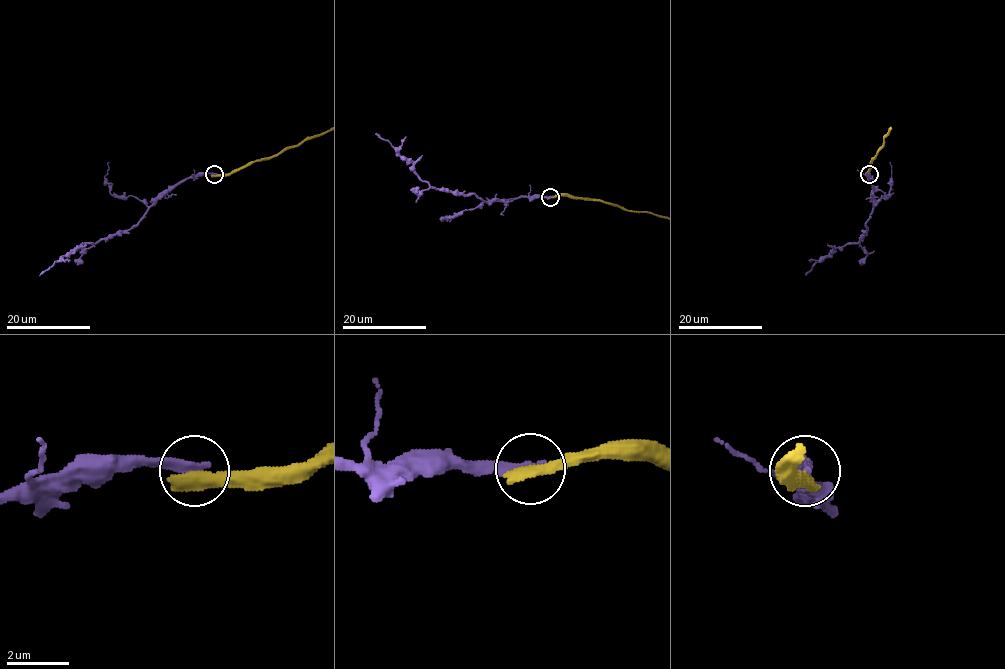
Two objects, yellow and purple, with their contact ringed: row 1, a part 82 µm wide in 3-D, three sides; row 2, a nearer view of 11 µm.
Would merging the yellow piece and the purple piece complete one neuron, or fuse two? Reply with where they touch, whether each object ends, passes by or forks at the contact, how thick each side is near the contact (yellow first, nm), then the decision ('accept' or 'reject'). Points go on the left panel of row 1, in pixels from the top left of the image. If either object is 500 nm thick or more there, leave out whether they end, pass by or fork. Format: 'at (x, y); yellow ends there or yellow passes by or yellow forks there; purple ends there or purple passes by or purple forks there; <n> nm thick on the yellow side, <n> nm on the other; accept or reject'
at (214, 174); yellow ends there; purple ends there; 440 nm thick on the yellow side, 300 nm on the other; reject

